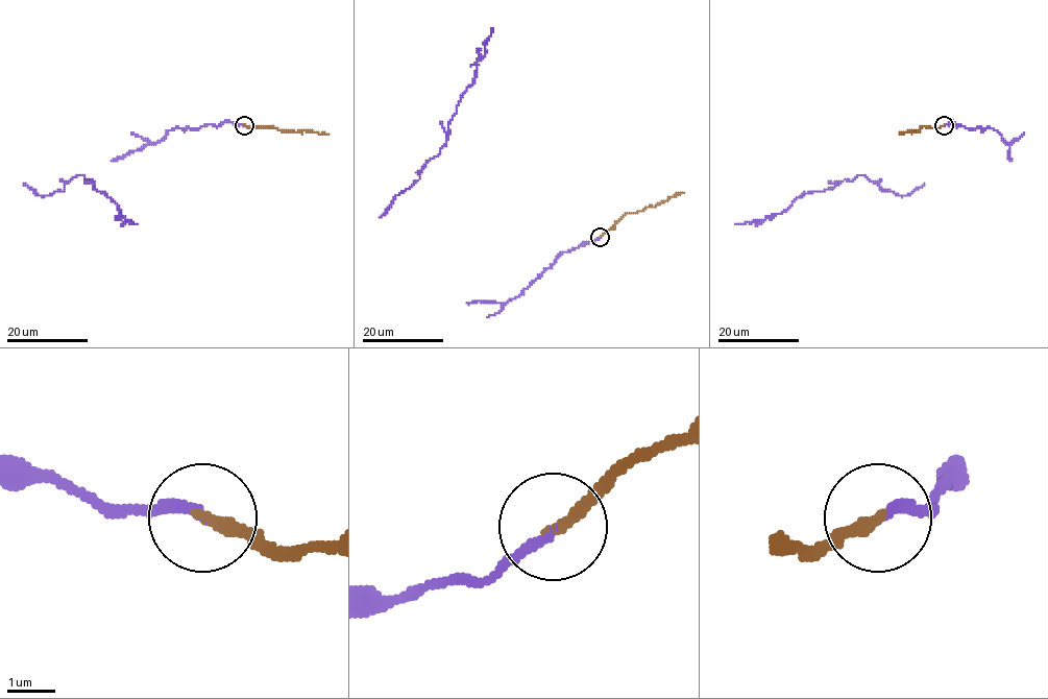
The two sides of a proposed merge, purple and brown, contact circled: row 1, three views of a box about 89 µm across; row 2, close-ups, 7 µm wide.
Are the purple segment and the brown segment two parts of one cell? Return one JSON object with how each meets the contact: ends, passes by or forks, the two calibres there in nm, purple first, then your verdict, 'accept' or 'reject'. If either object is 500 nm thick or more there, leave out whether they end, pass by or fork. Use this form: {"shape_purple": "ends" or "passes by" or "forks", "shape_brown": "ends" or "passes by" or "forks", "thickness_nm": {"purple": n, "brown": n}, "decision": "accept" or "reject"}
{"shape_purple": "ends", "shape_brown": "ends", "thickness_nm": {"purple": 200, "brown": 280}, "decision": "accept"}

